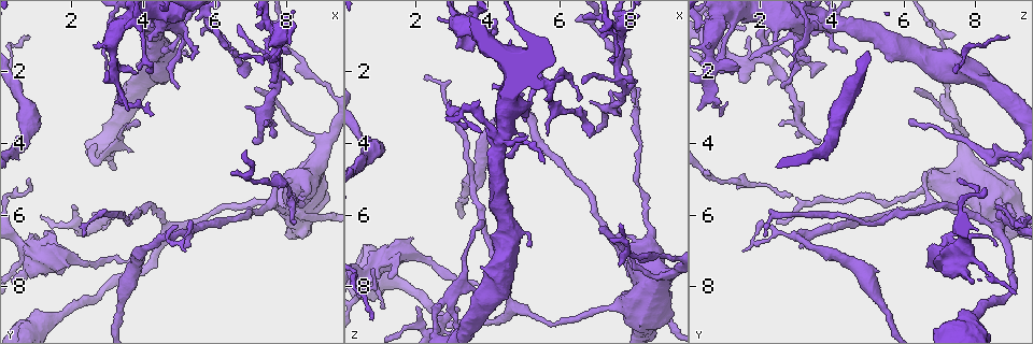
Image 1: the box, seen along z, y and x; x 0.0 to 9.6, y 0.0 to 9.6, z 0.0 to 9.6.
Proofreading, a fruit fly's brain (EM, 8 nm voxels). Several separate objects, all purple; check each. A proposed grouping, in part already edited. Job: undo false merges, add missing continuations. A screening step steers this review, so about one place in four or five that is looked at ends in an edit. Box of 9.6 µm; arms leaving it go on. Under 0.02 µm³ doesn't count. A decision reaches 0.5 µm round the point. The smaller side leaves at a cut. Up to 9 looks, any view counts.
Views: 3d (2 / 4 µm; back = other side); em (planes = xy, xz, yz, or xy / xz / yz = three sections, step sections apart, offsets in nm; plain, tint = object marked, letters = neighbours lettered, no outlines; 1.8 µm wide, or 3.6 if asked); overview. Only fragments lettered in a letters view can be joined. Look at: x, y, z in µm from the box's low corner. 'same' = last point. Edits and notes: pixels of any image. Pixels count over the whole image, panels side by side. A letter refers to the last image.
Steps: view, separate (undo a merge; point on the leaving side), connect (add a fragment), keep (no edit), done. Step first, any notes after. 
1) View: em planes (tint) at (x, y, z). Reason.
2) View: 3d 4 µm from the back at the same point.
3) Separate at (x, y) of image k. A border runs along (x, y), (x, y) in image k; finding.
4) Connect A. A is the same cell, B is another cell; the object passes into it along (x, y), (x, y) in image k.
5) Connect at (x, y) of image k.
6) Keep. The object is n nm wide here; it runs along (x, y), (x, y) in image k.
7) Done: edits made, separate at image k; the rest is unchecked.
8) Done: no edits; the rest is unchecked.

View: 3d 2 µm from the back at (7.45, 2.25, 1.55). Free end.

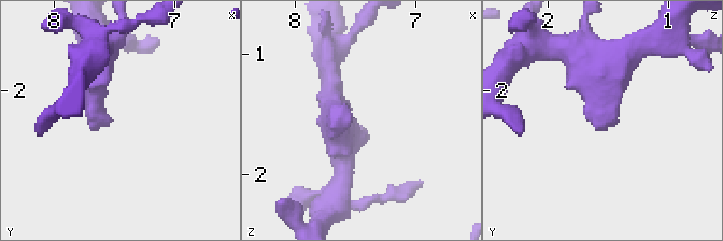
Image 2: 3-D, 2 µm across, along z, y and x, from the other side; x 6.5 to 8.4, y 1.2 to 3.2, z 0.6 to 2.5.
View: em 3.6 µm yz step 4 (letters) at (7.52, 2.22, 1.50).

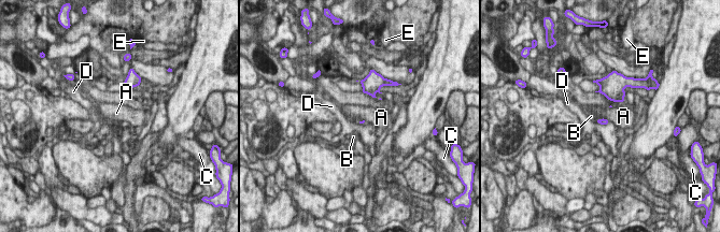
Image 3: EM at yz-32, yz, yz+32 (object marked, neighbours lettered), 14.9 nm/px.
Keep. A, B, C, D and E are other cells; a border runs along (596, 118), (606, 118), (609, 121) in image 3; none of them fits.

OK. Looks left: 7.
View: 3d 4 µm from the back at (7.15, 2.40, 6.25).

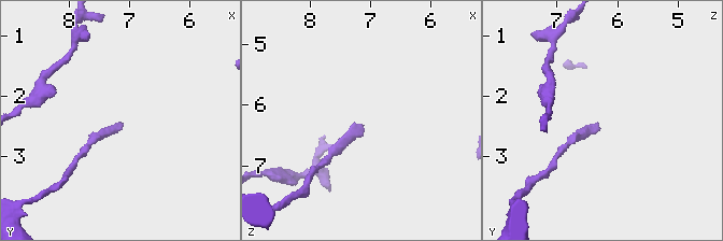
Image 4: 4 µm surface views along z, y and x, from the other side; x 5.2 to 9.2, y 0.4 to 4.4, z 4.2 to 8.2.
View: em planes (plain) at (7.10, 2.45, 6.30).

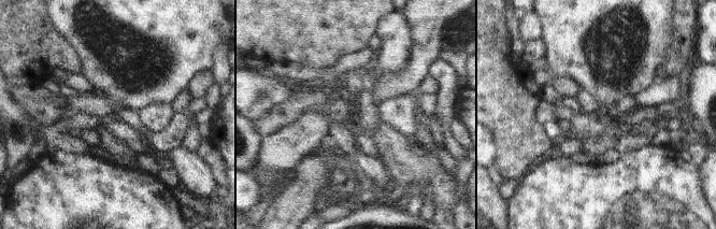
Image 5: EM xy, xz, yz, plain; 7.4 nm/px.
View: em planes (letters) at the same point. See the neighbours.

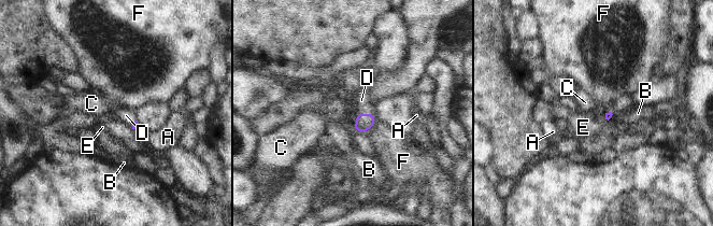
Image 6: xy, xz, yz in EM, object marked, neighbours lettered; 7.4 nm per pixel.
Connect D. D is the same cell, A, B, C, E and F are other cells; the object passes into it along (364, 122), (365, 113), (361, 100) in image 6; it goes on there.

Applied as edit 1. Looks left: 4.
View: overview.

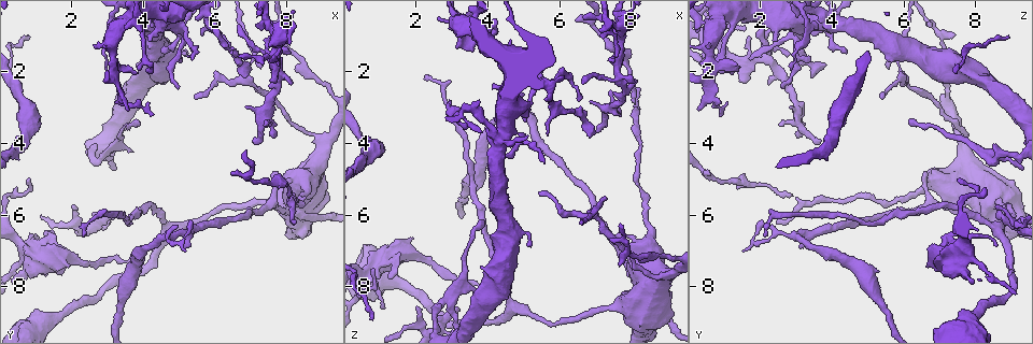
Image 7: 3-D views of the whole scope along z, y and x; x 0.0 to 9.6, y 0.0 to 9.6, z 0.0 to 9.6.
View: 3d 4 µm at (6.85, 1.85, 3.85). Free end.

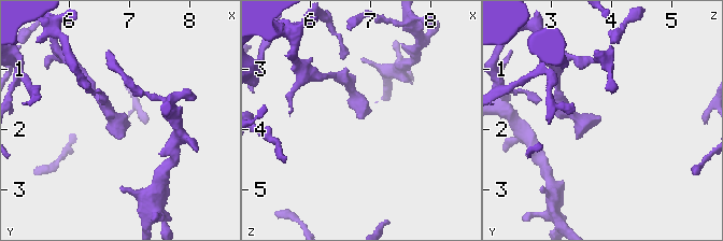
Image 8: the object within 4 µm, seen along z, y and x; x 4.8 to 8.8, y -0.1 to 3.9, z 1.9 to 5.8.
View: em planes (letters) at (6.85, 1.80, 3.80).

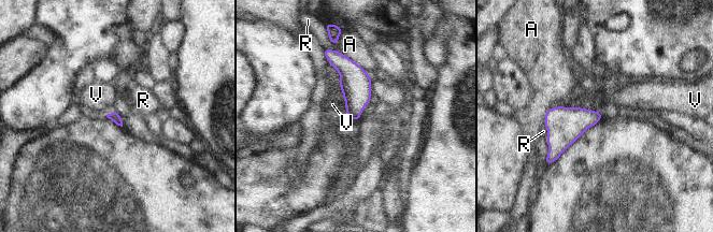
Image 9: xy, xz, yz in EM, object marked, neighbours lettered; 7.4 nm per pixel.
Keep. A, R and V are other cells; a border runs along (343, 104), (346, 115) in image 9; none of them fits.

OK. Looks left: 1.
Done: edits made, connect at image 6; the rest is unchecked.

